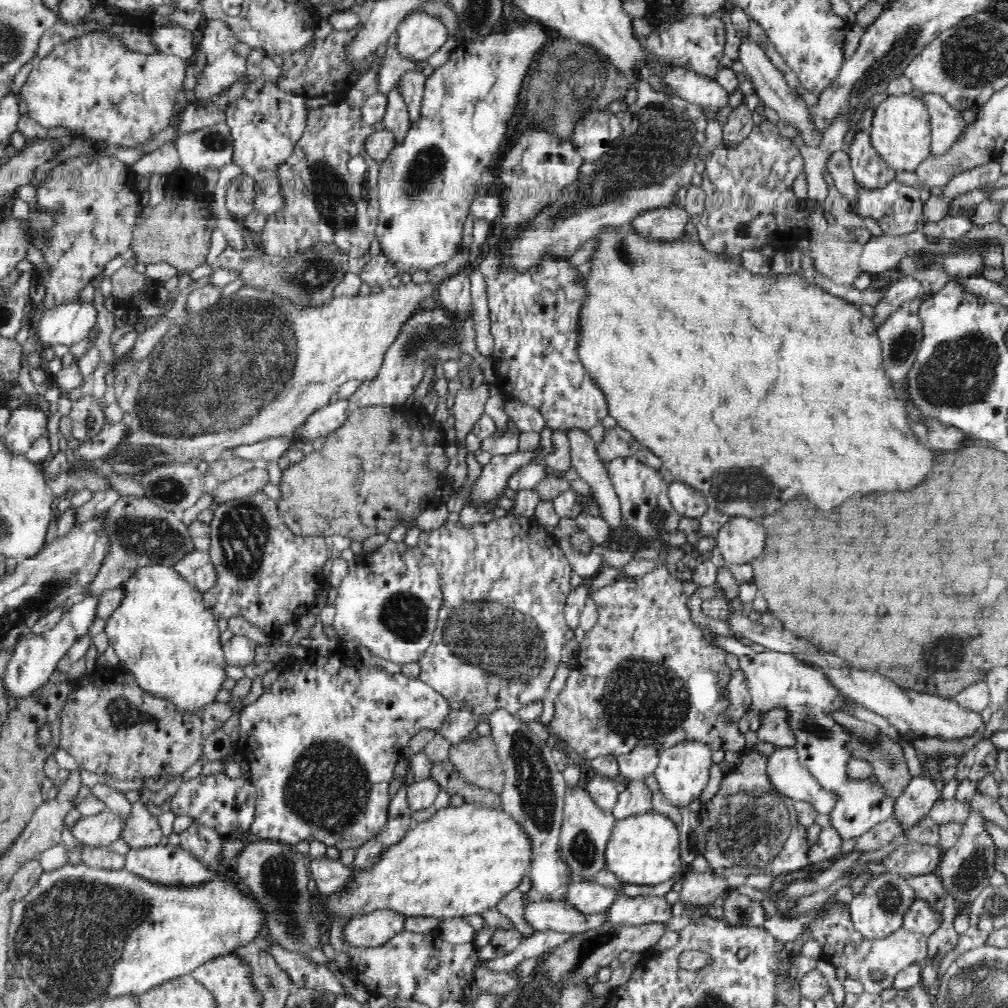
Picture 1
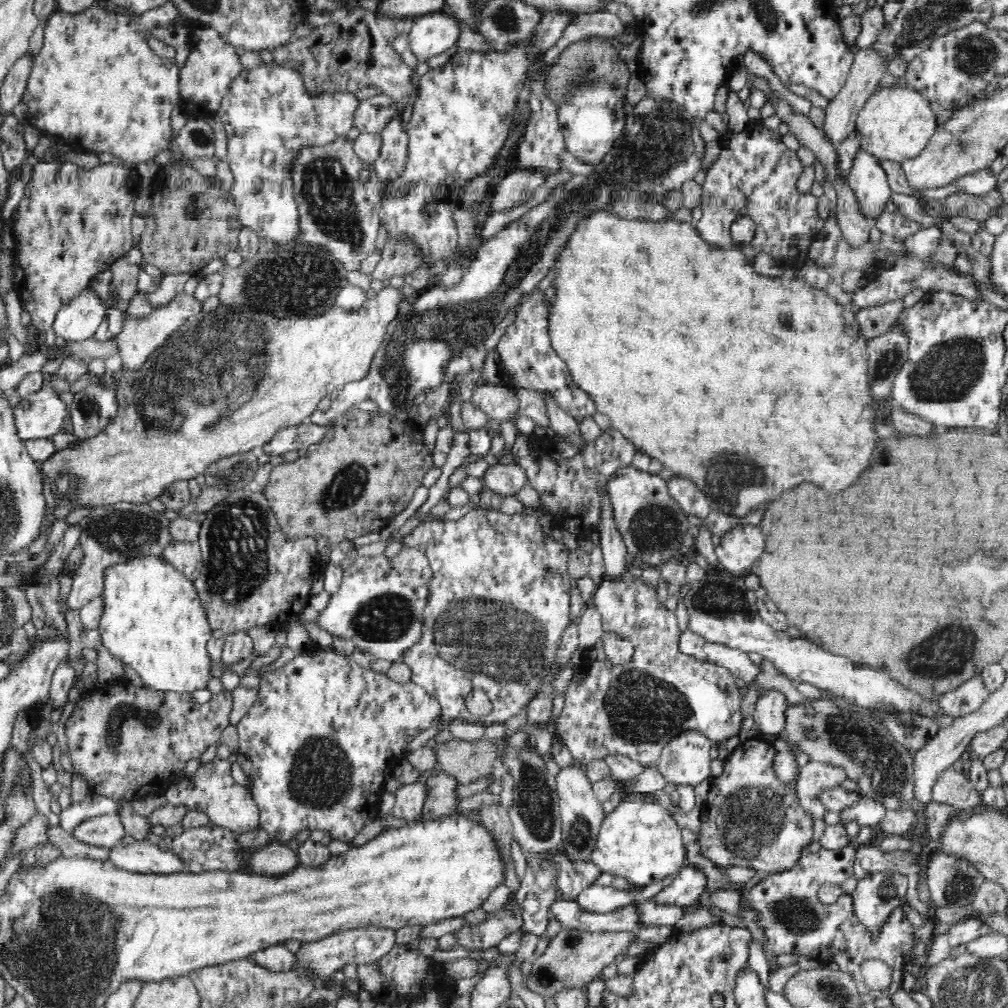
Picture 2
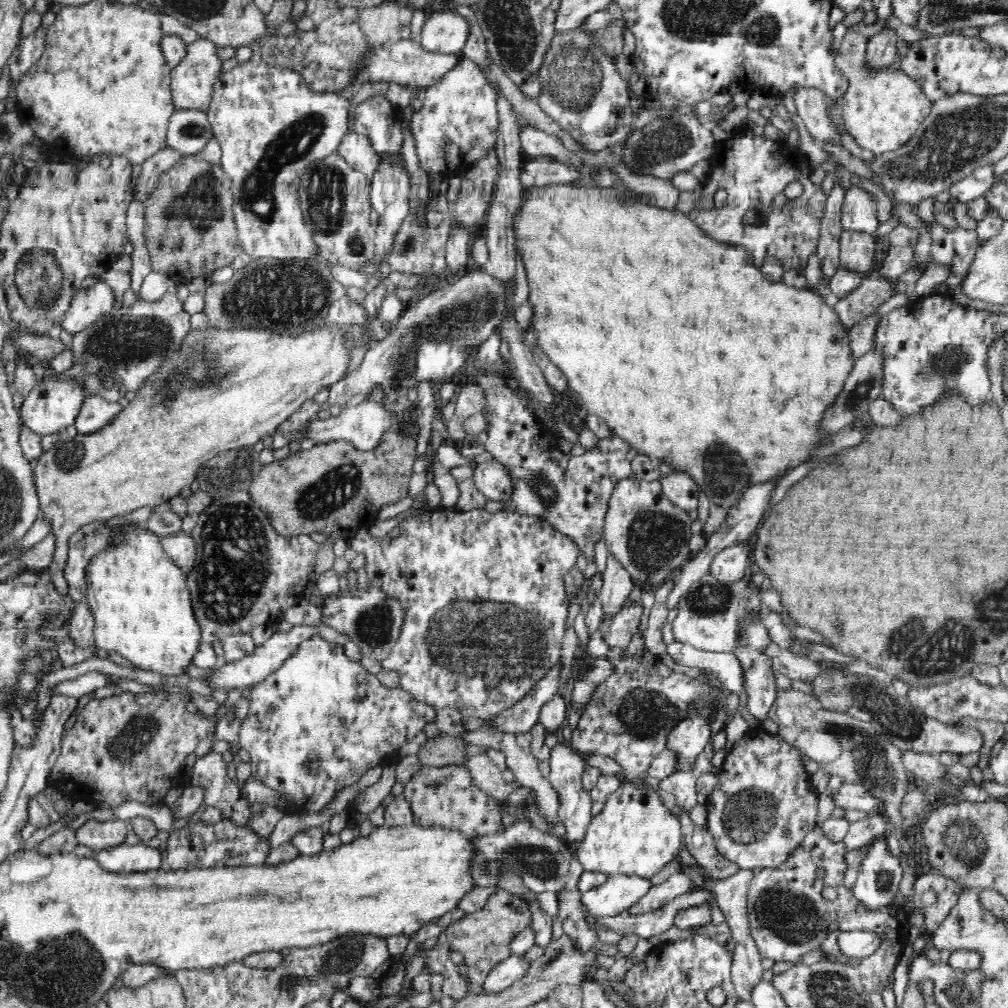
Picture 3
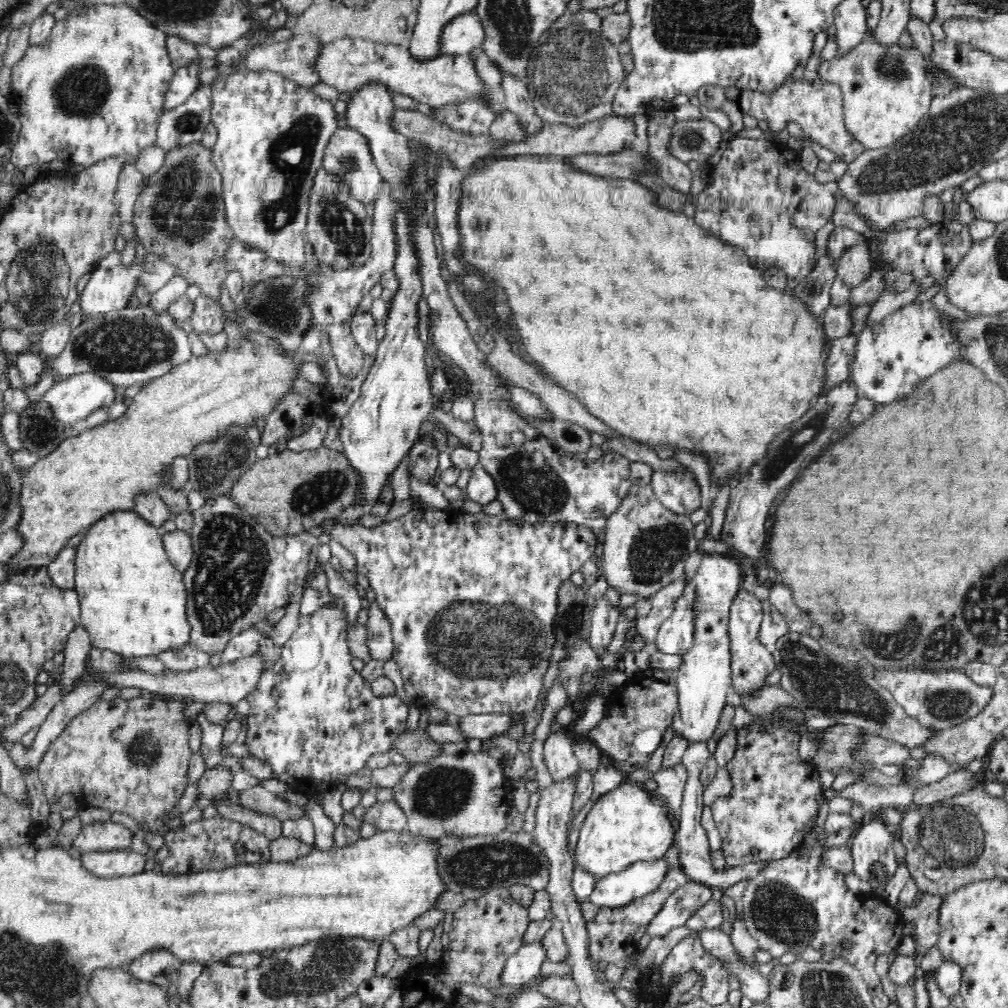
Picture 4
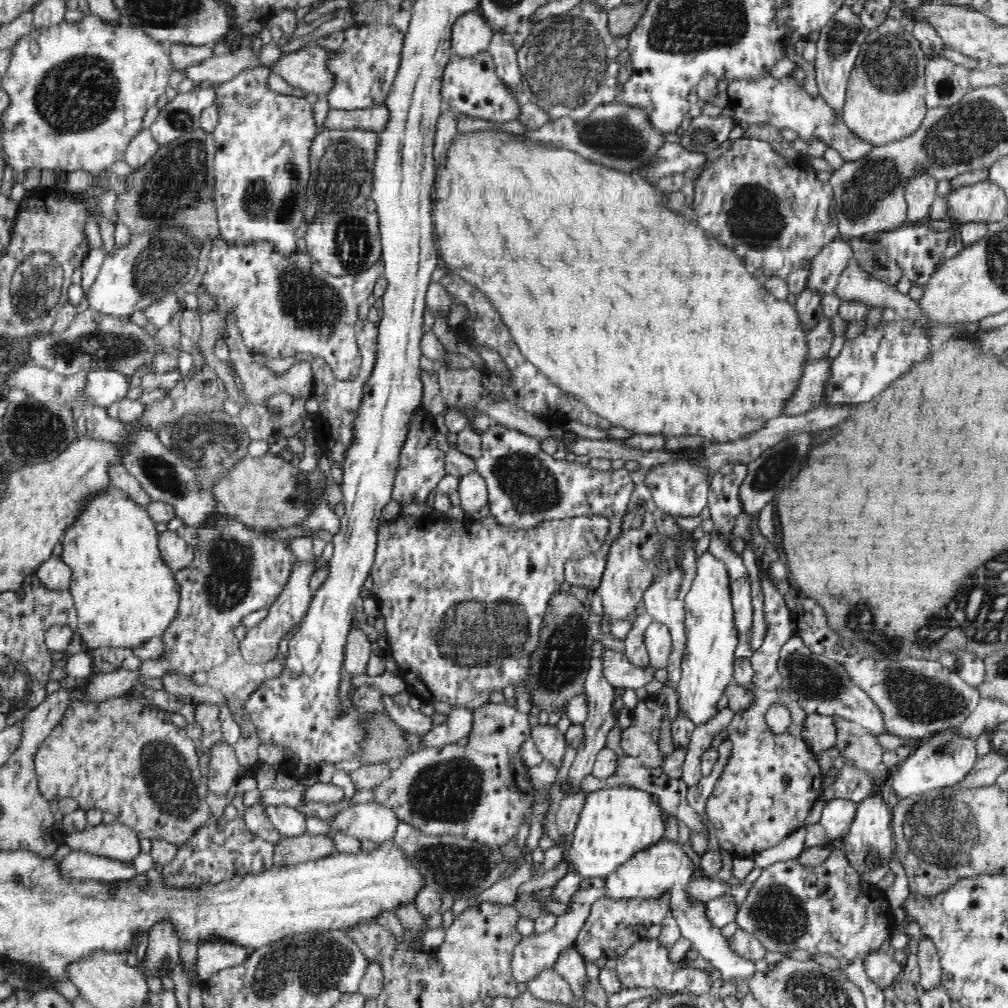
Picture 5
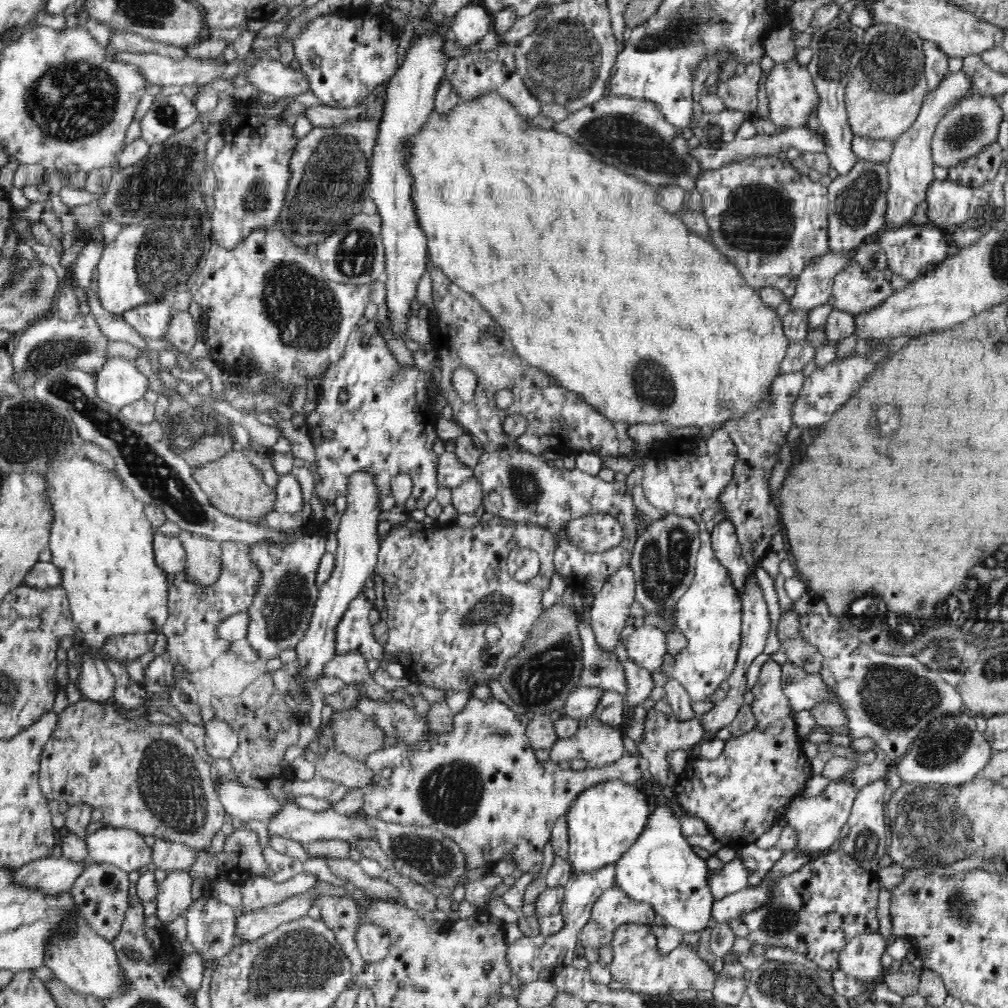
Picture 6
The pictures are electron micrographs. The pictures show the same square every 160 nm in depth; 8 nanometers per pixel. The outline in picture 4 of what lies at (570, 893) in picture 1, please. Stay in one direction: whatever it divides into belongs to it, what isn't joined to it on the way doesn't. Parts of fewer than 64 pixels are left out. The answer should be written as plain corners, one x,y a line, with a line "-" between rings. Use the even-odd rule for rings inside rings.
666,859
658,862
636,862
622,872
599,877
589,900
598,908
626,906
655,891
667,872

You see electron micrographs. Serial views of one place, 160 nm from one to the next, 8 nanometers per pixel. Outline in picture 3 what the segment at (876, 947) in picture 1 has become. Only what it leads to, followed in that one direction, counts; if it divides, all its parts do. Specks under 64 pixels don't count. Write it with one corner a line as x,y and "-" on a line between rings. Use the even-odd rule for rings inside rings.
820,826
804,837
792,851
790,858
778,868
762,868
749,882
747,917
751,937
755,940
761,958
778,962
799,962
810,950
829,947
844,964
860,970
866,993
882,995
890,984
890,976
900,964
904,946
911,942
913,933
908,924
909,914
898,902
880,910
868,910
853,895
853,890
844,886
844,871
847,868
846,843
830,842
-
826,886
836,888
836,899
826,901
822,891
-
840,932
875,932
882,937
880,948
867,958
844,959
837,944

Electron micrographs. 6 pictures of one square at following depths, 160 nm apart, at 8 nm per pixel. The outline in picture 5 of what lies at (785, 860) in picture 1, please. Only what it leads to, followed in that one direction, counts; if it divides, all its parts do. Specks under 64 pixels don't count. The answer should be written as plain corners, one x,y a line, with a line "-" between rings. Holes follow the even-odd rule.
770,570
761,575
763,590
762,610
766,621
766,636
751,656
754,667
753,690
756,702
744,711
733,714
726,733
732,741
732,756
724,773
716,780
714,792
708,798
705,812
716,832
719,844
733,857
752,858
770,848
778,847
792,832
806,824
806,818
822,794
824,773
817,757
808,748
801,735
807,713
794,709
791,723
780,734
774,733
766,723
766,712
774,705
792,705
783,689
777,669
779,650
794,635
790,612
783,594
771,582

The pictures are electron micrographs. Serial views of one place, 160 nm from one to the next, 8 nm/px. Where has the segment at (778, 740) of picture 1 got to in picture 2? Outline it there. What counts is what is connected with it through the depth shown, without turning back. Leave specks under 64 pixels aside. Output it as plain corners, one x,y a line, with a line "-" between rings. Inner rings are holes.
781,691
763,692
753,712
755,728
759,735
781,737
786,729
786,712
789,703

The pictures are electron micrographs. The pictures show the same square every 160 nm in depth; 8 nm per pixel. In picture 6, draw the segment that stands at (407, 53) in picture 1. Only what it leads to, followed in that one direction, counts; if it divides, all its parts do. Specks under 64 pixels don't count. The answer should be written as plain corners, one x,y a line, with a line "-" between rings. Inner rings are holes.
469,5
456,14
451,32
452,42
462,49
476,50
480,40
493,31
493,18
486,8
480,5

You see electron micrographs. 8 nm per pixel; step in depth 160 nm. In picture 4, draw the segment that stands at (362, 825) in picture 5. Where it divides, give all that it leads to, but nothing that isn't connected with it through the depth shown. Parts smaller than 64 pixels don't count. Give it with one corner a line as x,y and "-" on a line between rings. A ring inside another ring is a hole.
396,800
376,802
365,808
363,822
374,824
377,831
401,831
407,828
407,818

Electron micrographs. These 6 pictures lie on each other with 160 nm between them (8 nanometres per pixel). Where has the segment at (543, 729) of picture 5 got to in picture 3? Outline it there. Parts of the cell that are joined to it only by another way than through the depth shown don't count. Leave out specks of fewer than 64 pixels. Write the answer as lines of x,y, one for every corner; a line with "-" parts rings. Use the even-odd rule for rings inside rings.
558,743
551,748
550,752
549,784
558,795
559,807
557,810
557,818
563,822
565,826
565,836
562,838
567,846
571,849
576,848
584,838
586,838
586,830
592,822
592,795
590,790
586,790
583,786
583,772
586,766
586,760
573,752
567,743

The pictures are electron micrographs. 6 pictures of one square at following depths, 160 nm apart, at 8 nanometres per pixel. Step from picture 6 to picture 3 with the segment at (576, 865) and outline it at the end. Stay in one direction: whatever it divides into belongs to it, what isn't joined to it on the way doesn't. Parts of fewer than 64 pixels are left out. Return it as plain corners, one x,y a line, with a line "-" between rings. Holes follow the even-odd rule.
626,782
613,792
604,808
592,818
586,838
574,848
574,853
586,871
603,872
606,875
639,876
650,880
660,870
664,870
670,862
679,859
682,848
681,824
676,816
662,803
662,798
656,792
639,786
637,782

